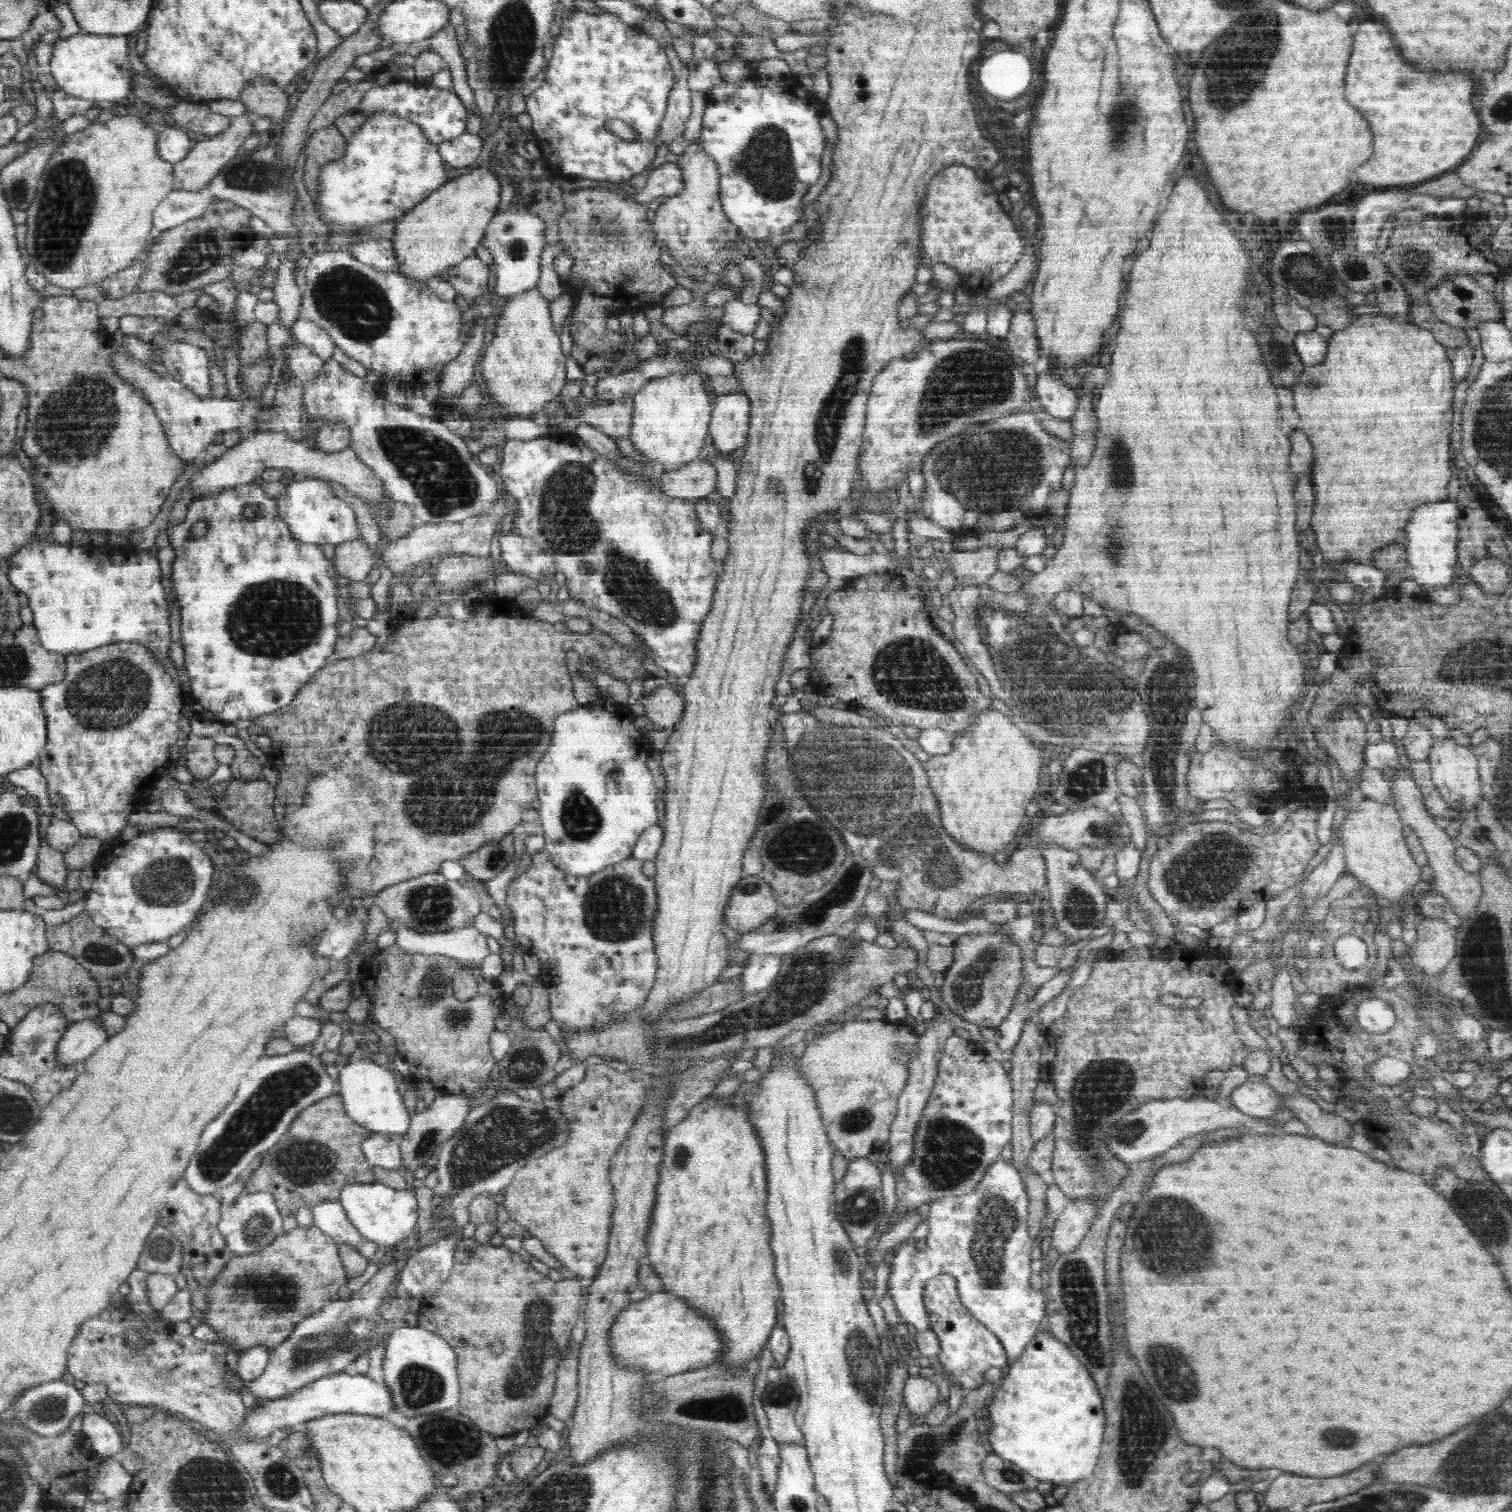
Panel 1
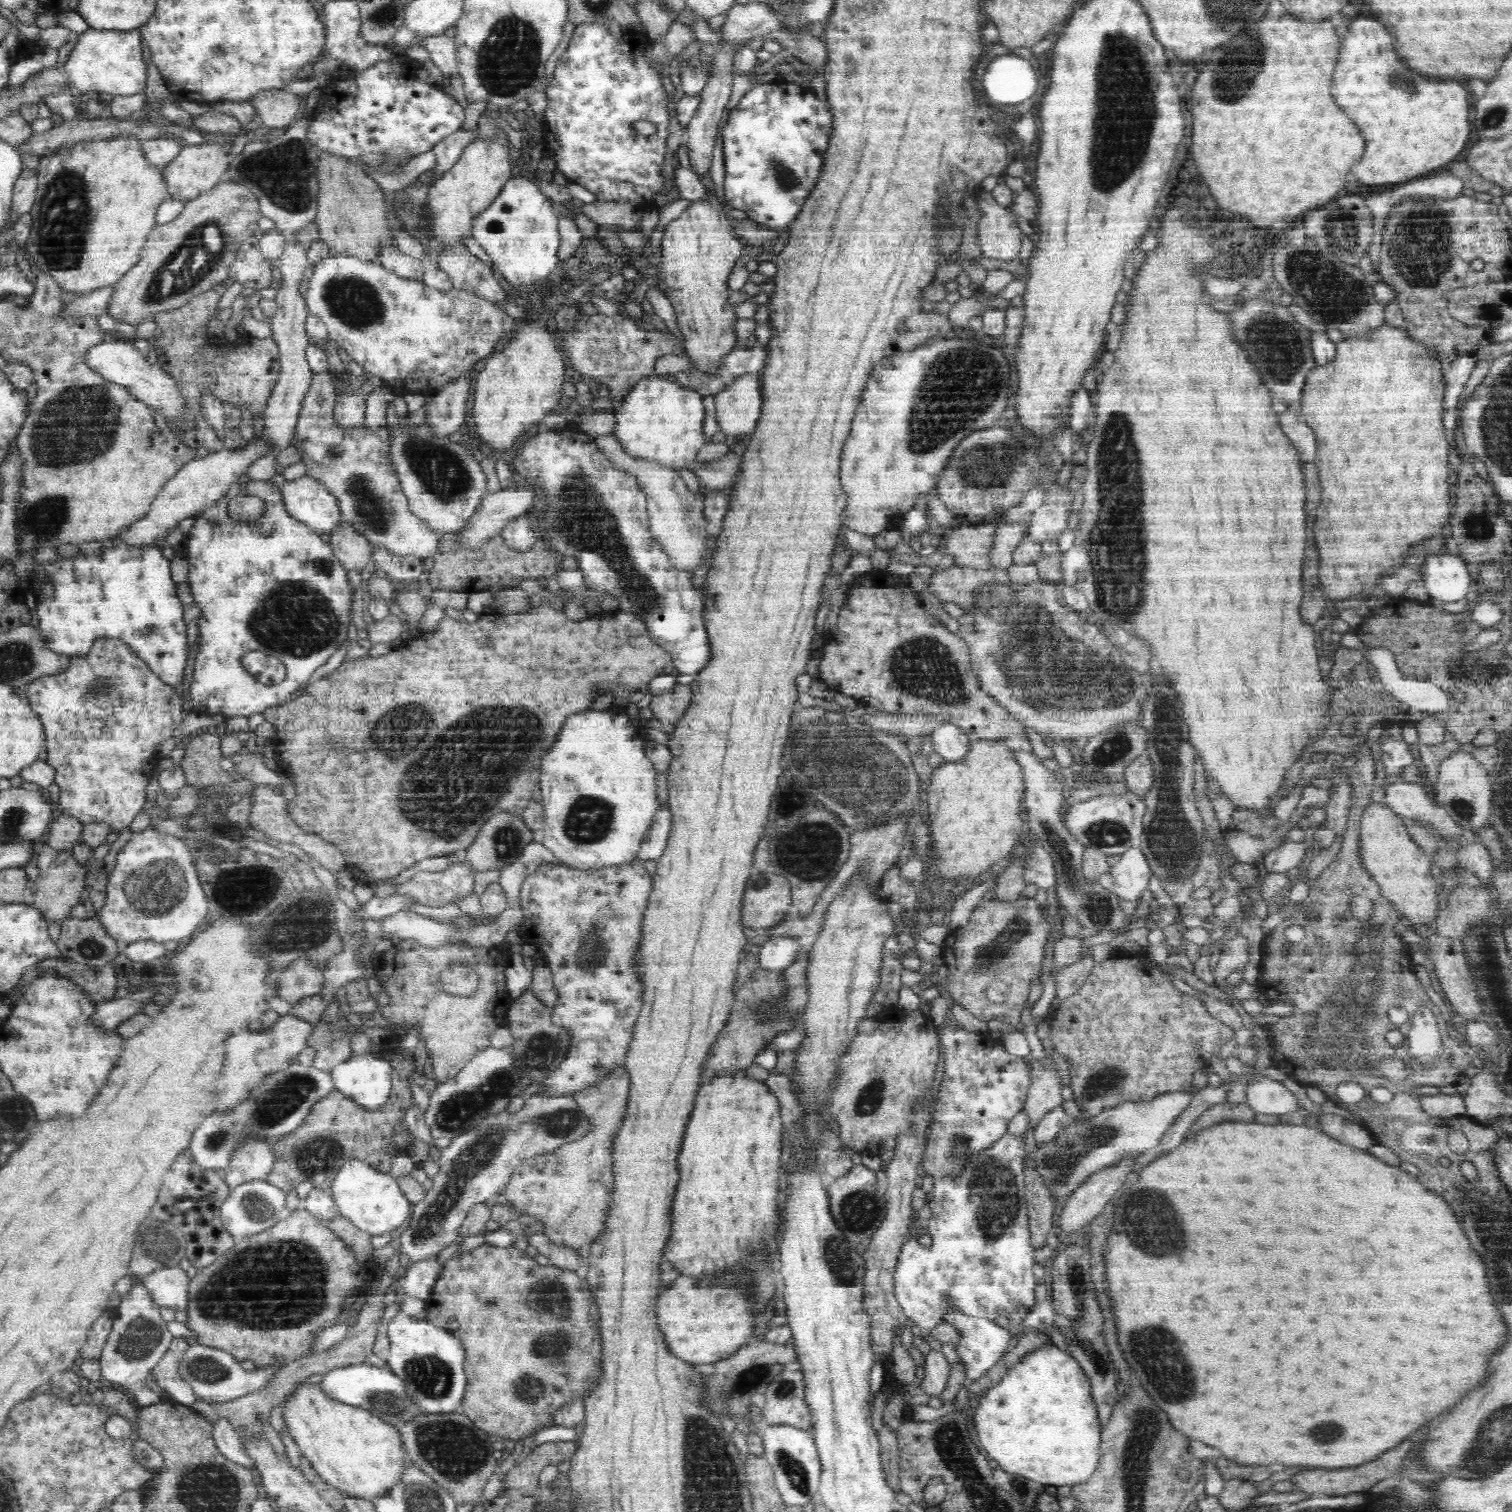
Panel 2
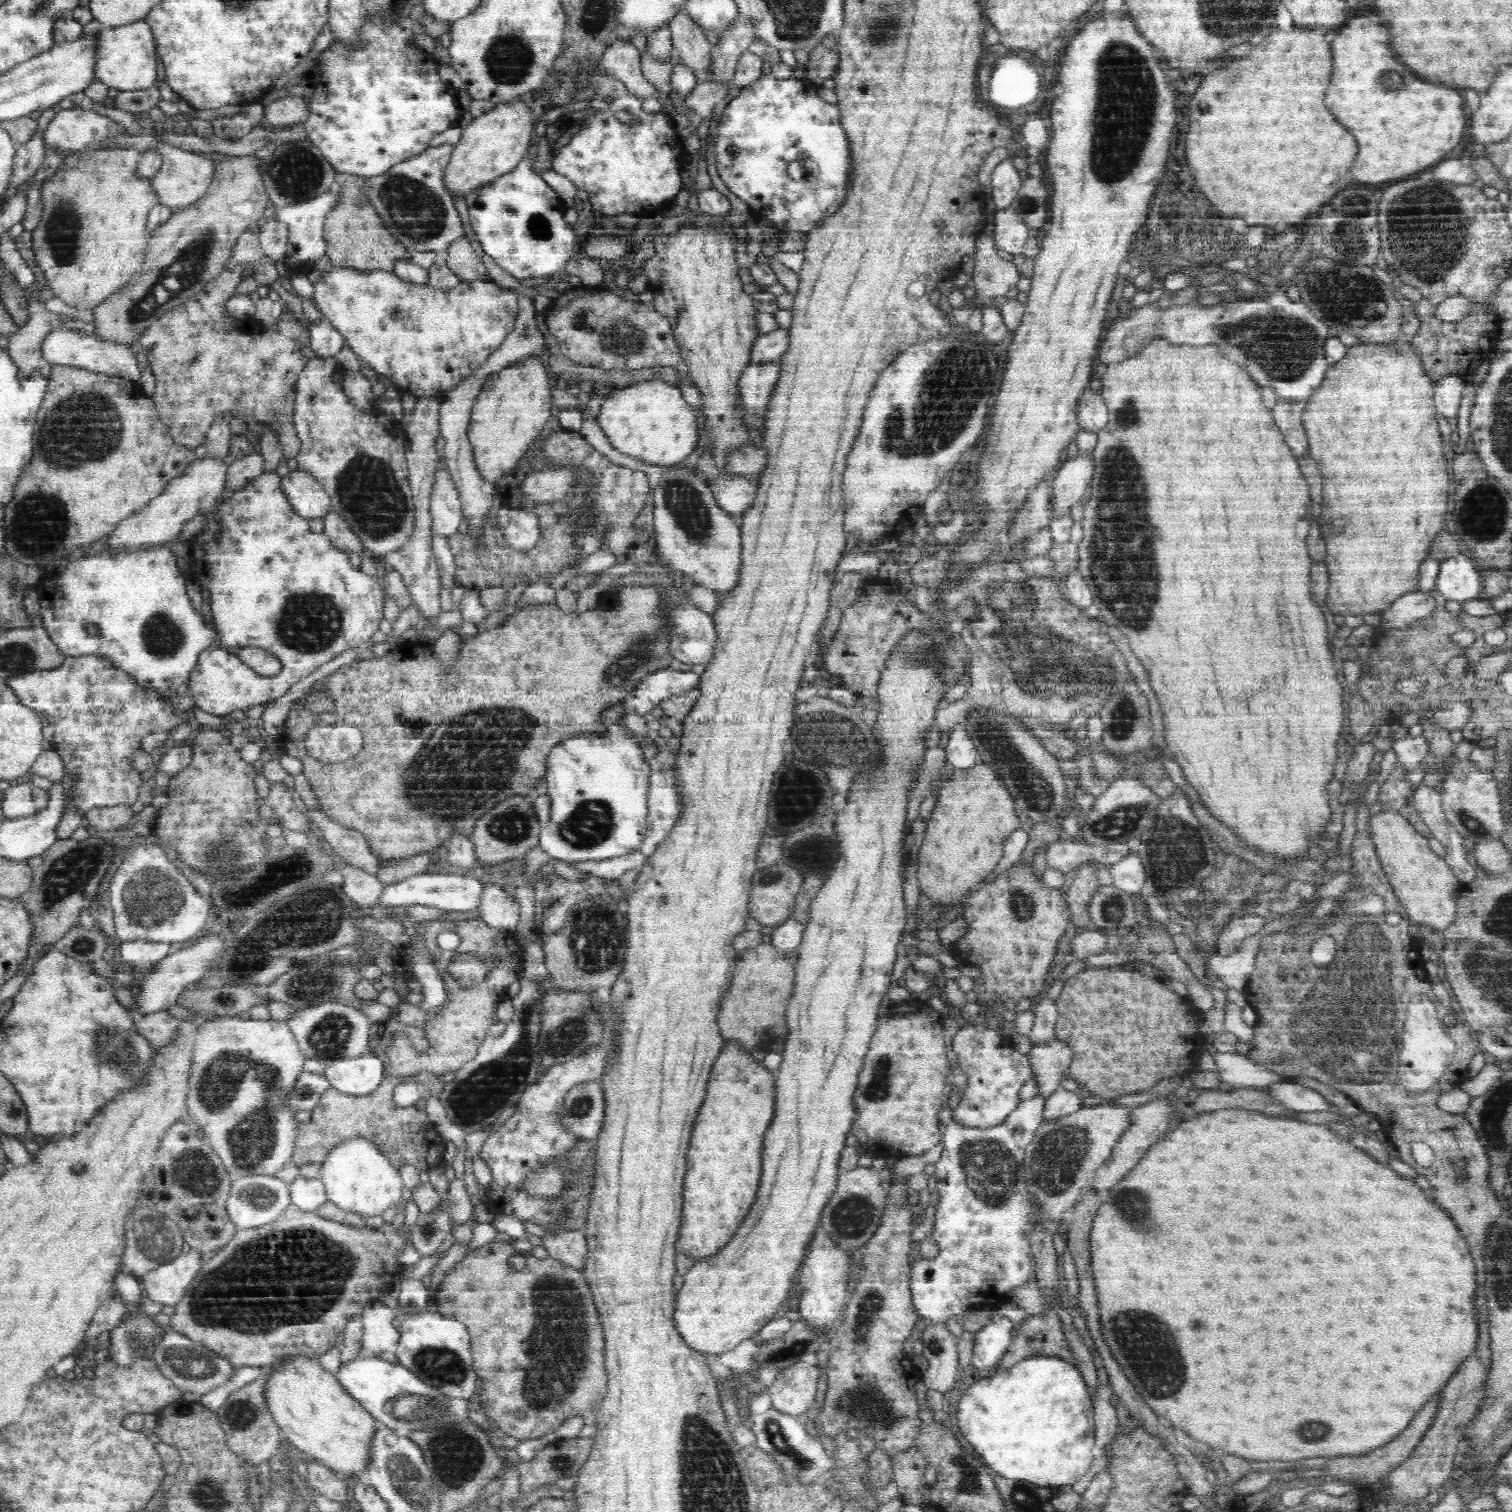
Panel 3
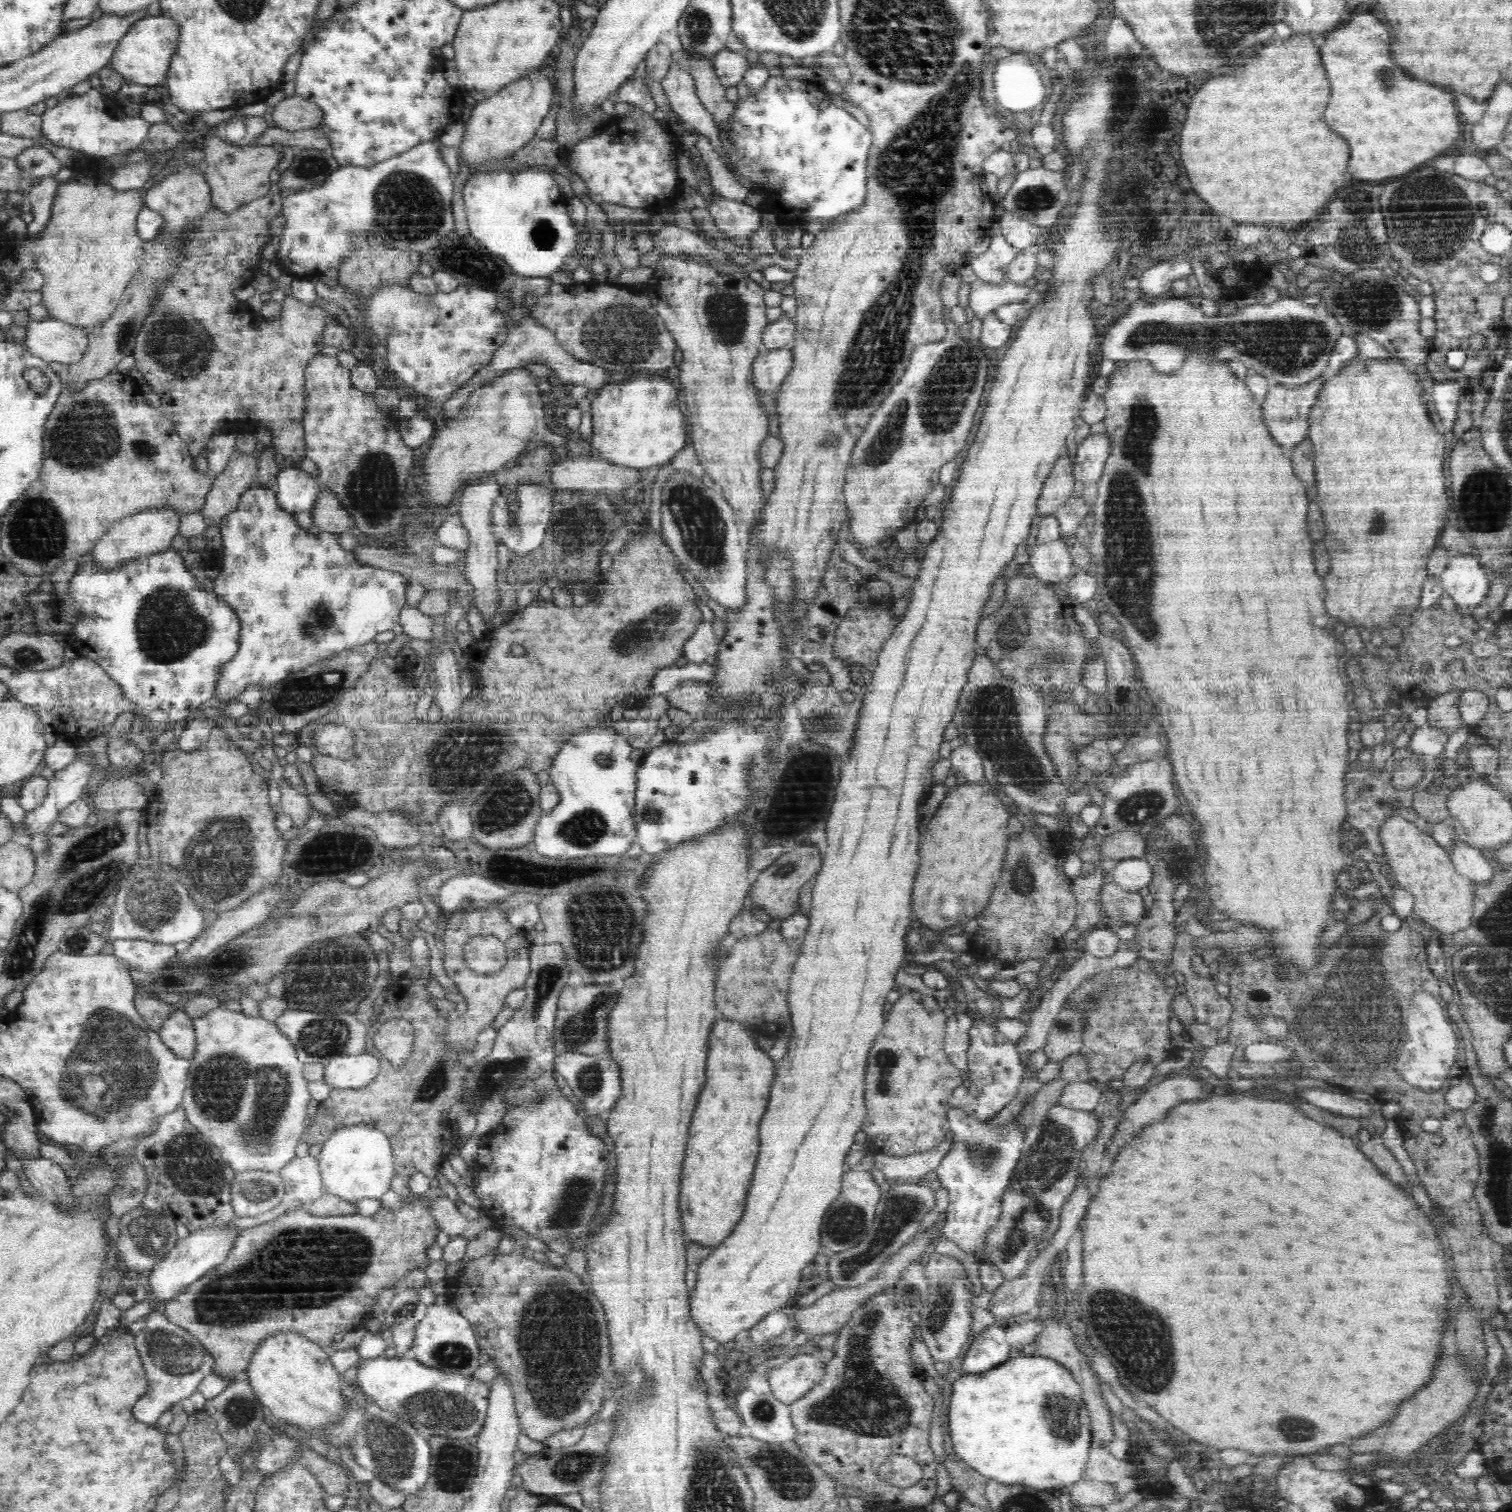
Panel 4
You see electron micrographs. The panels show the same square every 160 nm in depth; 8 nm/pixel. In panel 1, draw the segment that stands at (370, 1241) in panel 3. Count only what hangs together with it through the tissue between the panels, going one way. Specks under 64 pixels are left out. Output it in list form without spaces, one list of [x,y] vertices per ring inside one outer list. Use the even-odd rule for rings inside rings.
[[[314,1224],[310,1230],[302,1230],[302,1227],[296,1228],[296,1230],[291,1230],[290,1234],[286,1234],[286,1236],[278,1236],[272,1244],[268,1244],[264,1250],[260,1250],[260,1252],[256,1252],[256,1254],[234,1256],[232,1260],[221,1269],[221,1274],[217,1275],[213,1284],[208,1285],[208,1294],[206,1294],[206,1297],[208,1297],[208,1304],[205,1305],[204,1310],[206,1311],[206,1320],[208,1320],[208,1324],[212,1326],[212,1329],[218,1330],[218,1336],[220,1336],[222,1340],[226,1340],[228,1344],[232,1344],[234,1349],[239,1352],[258,1345],[268,1347],[271,1350],[274,1347],[280,1346],[284,1340],[291,1335],[291,1332],[295,1330],[296,1325],[300,1324],[302,1320],[306,1320],[308,1317],[314,1315],[315,1312],[321,1311],[322,1307],[326,1307],[328,1303],[338,1299],[338,1288],[347,1282],[348,1274],[346,1273],[343,1261],[340,1258],[338,1245],[332,1240],[332,1237],[324,1234],[324,1232]]]

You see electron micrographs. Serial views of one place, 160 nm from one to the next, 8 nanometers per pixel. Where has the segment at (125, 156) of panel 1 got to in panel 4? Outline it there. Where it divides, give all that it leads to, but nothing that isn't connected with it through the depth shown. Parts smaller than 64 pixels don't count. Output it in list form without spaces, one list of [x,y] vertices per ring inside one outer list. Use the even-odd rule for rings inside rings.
[[[92,158],[92,161],[97,161],[97,164],[91,165],[90,167],[86,167],[84,165],[74,167],[72,169],[72,178],[70,178],[68,182],[60,183],[58,185],[58,188],[56,189],[56,196],[54,197],[52,203],[49,223],[46,224],[42,232],[37,234],[35,239],[25,240],[23,244],[32,253],[34,267],[36,270],[39,270],[43,276],[44,281],[43,287],[41,288],[43,297],[40,303],[48,309],[49,318],[60,320],[72,325],[73,327],[80,327],[80,329],[84,331],[90,331],[90,328],[98,326],[98,324],[103,323],[112,316],[118,304],[120,304],[120,298],[122,298],[124,290],[129,287],[135,276],[136,270],[140,268],[140,260],[142,260],[142,254],[144,254],[144,252],[142,252],[144,240],[138,236],[136,230],[136,220],[138,218],[138,214],[140,210],[145,207],[143,196],[144,190],[117,191],[114,187],[112,187],[112,185],[108,185],[108,174],[110,174],[112,170],[116,171],[120,169],[112,169],[112,165],[104,165],[103,158]]]

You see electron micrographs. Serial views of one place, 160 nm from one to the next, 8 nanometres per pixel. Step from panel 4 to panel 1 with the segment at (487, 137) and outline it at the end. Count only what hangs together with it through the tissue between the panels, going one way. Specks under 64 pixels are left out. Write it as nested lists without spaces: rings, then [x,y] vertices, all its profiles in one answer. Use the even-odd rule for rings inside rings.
[[[486,168],[474,170],[450,184],[442,184],[426,200],[417,204],[395,224],[391,238],[397,272],[426,282],[432,276],[444,276],[446,270],[475,254],[500,202],[498,178]]]

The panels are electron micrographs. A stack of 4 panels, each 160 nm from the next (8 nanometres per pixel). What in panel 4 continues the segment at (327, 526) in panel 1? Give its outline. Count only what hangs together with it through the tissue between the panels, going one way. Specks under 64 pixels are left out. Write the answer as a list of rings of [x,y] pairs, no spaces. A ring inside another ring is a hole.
[[[297,464],[291,467],[285,466],[278,473],[276,500],[287,512],[311,512],[320,490],[320,483]]]

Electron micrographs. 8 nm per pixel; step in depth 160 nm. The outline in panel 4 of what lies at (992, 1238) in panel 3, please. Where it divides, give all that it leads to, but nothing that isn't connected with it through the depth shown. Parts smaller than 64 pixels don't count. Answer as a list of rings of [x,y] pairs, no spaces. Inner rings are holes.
[[[954,1103],[948,1111],[950,1134],[954,1146],[945,1154],[935,1170],[941,1188],[946,1188],[949,1196],[946,1218],[943,1225],[944,1238],[952,1240],[960,1250],[968,1255],[984,1250],[986,1234],[998,1224],[1002,1214],[1002,1196],[1010,1186],[1013,1172],[1021,1158],[1025,1146],[1027,1130],[1019,1128],[1014,1120],[1016,1113],[1004,1126],[987,1126],[968,1116],[961,1104]]]

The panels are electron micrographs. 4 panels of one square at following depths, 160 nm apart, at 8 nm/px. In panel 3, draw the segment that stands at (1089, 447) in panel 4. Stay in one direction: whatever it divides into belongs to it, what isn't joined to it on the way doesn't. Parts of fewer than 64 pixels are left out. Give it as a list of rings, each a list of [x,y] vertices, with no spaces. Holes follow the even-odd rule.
[[[1092,453],[1078,454],[1056,469],[1051,480],[1051,506],[1055,518],[1070,515],[1071,506],[1082,500],[1084,490],[1093,479],[1093,464]]]

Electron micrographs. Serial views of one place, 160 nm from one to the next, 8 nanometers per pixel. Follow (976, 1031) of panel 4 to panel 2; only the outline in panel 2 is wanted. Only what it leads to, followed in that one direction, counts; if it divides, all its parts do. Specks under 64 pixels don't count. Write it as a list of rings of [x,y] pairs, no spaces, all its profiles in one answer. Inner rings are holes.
[[[948,1021],[942,1027],[940,1044],[944,1049],[944,1064],[933,1102],[932,1128],[921,1160],[924,1176],[932,1176],[933,1179],[956,1176],[964,1168],[964,1162],[968,1160],[968,1156],[972,1156],[972,1152],[982,1152],[1004,1137],[1008,1133],[1010,1120],[1023,1109],[1031,1084],[1031,1068],[1027,1058],[1006,1053],[1002,1046],[1004,1040],[994,1037],[990,1033],[966,1032],[962,1028],[951,1026]]]

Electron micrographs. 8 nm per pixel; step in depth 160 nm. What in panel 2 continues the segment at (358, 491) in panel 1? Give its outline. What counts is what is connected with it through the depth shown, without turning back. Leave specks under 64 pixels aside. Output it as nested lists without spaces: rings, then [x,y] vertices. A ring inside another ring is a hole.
[[[251,439],[243,449],[228,450],[226,448],[211,452],[208,455],[194,459],[182,468],[164,484],[153,500],[148,515],[130,525],[128,532],[124,534],[126,545],[155,545],[156,538],[164,536],[170,528],[178,527],[178,522],[184,519],[195,518],[196,514],[204,512],[206,508],[222,497],[227,498],[228,490],[234,483],[245,480],[246,472],[254,460],[266,456],[272,451],[272,445],[268,445],[266,439]]]

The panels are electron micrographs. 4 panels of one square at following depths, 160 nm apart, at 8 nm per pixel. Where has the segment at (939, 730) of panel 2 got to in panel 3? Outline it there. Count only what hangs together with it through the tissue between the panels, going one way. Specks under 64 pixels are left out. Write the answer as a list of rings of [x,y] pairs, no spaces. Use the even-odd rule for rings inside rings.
[[[964,725],[950,730],[948,744],[943,748],[947,756],[947,762],[959,769],[967,769],[979,763],[979,754],[970,739]]]

